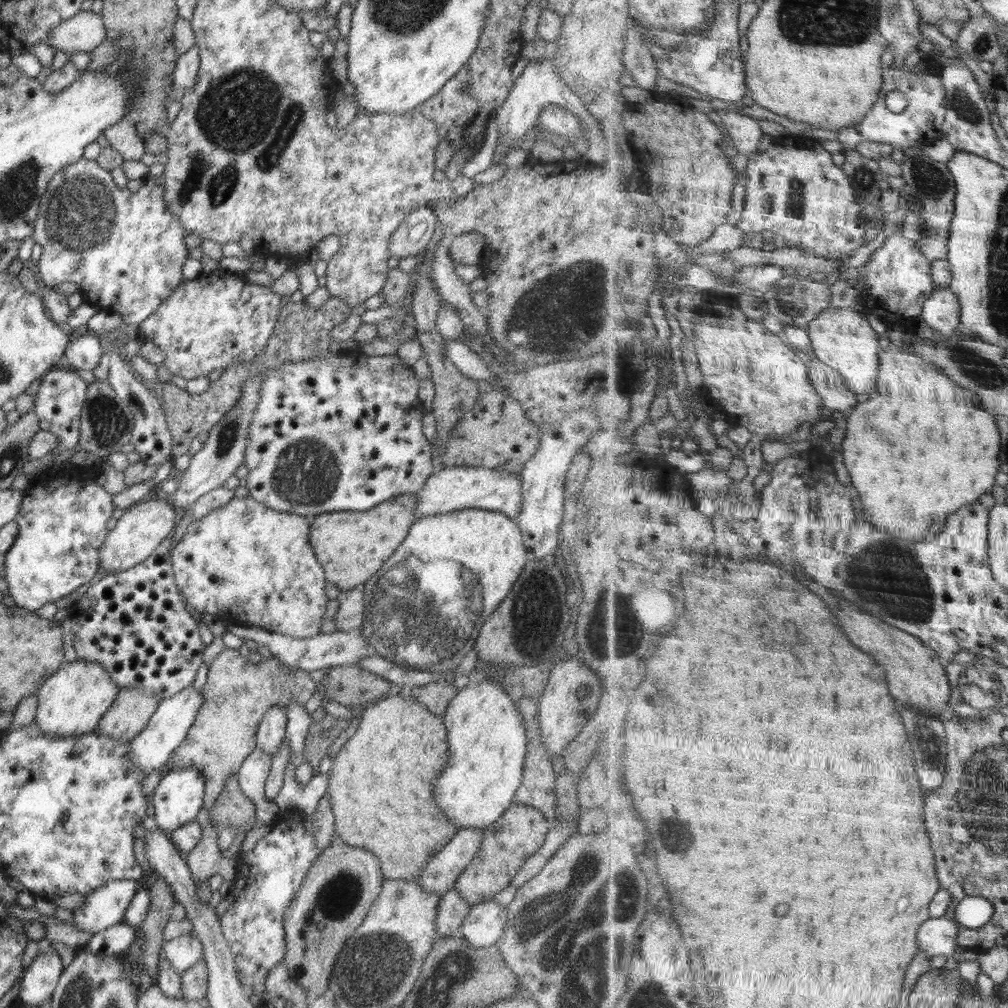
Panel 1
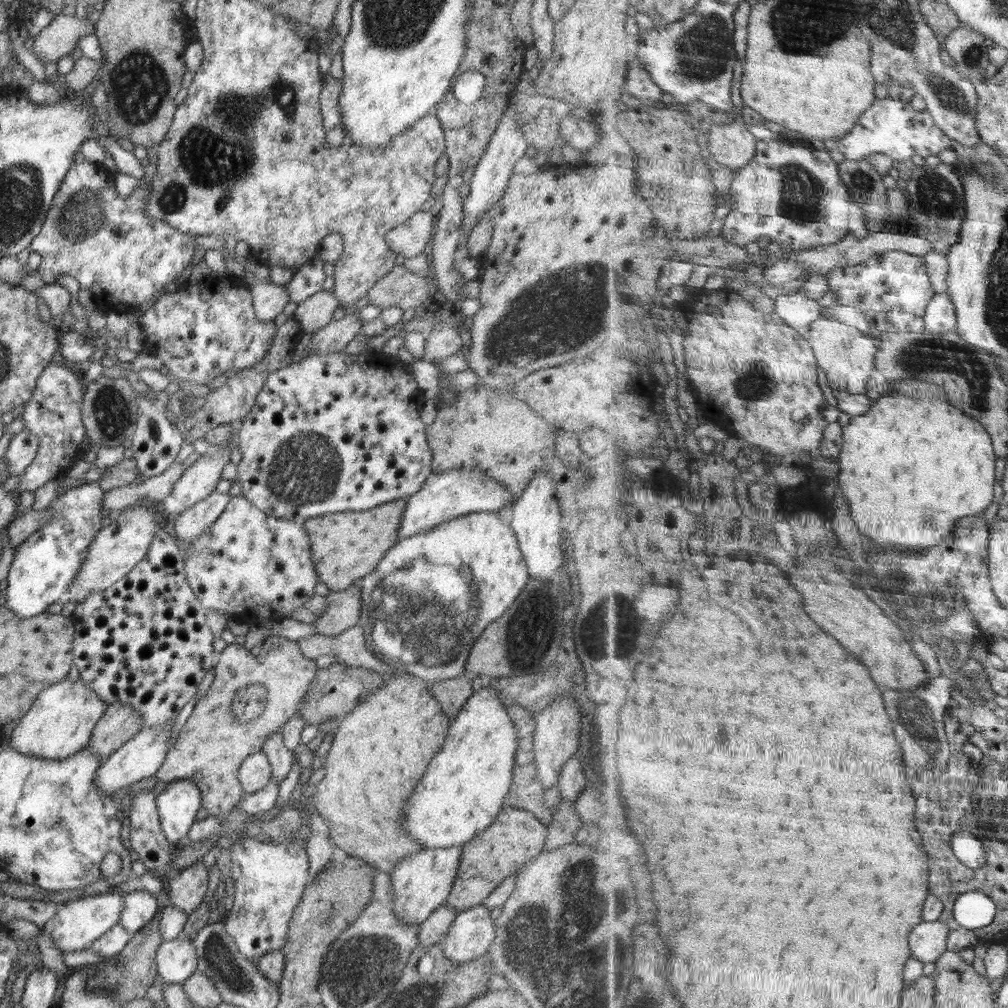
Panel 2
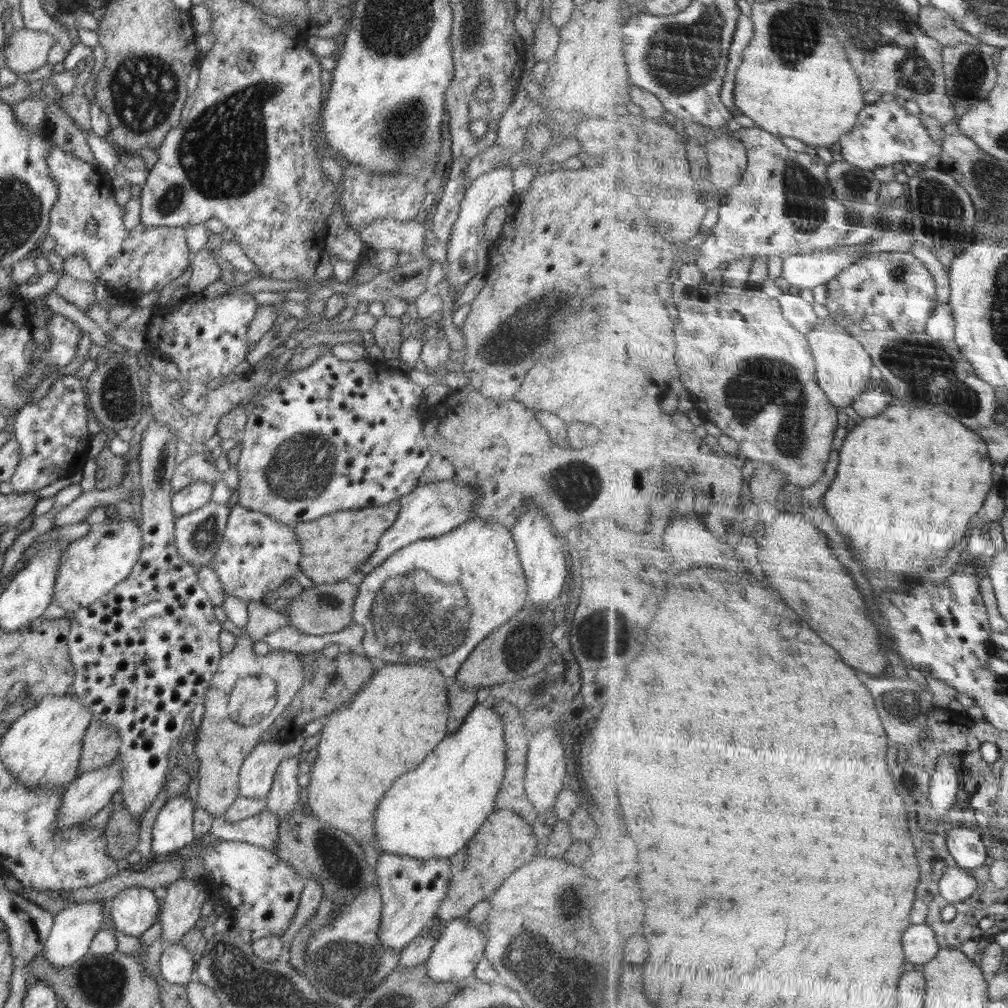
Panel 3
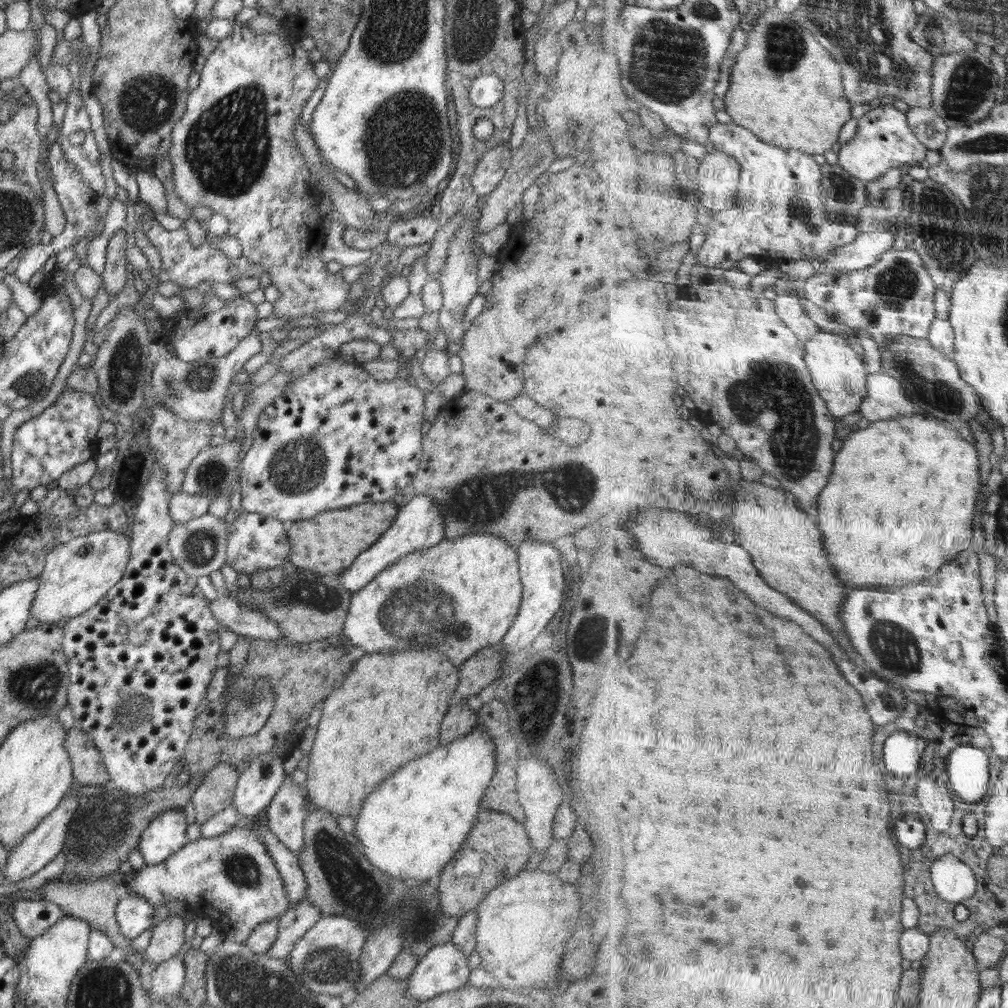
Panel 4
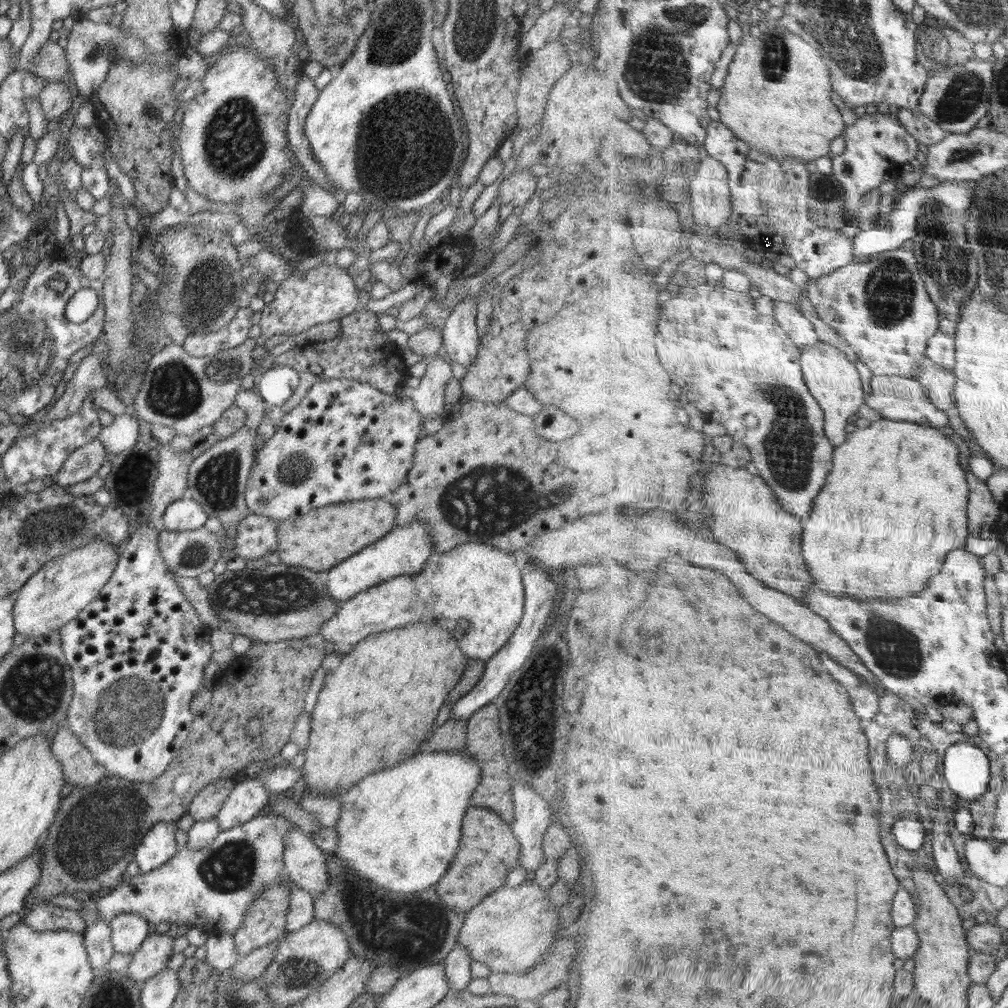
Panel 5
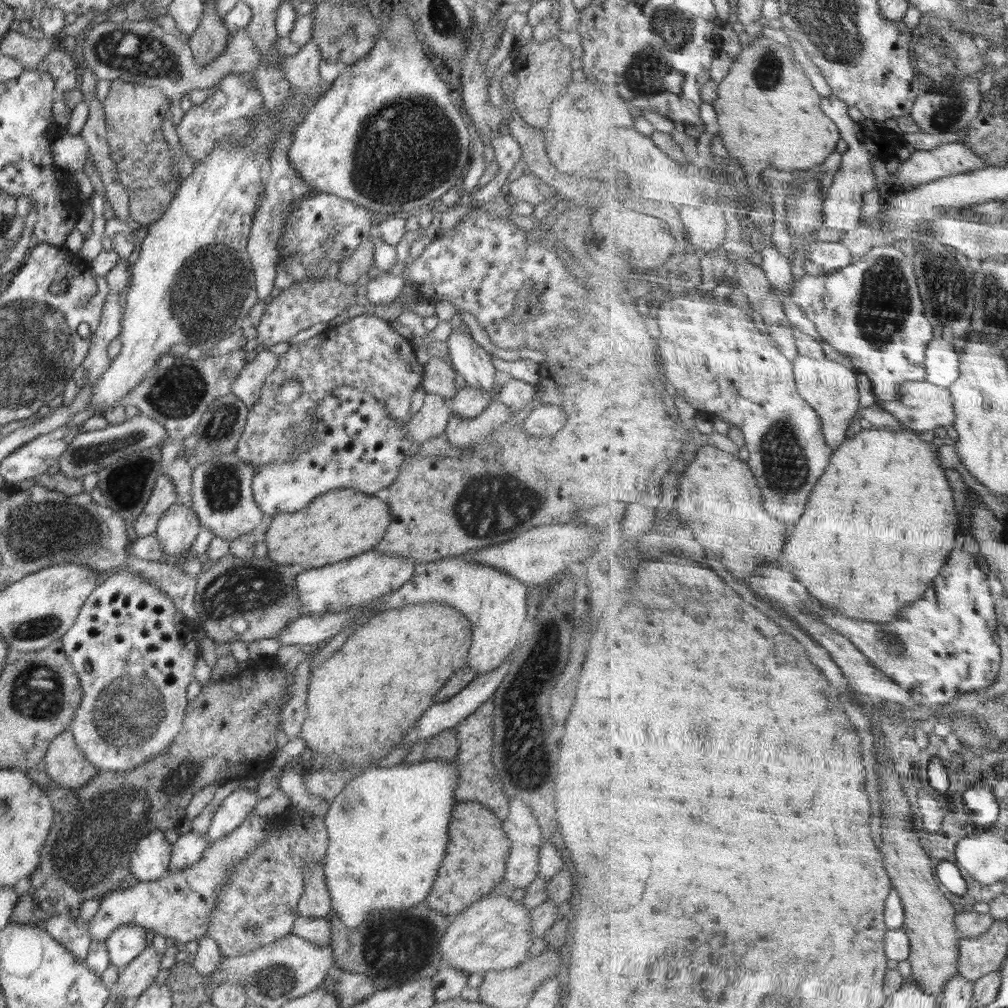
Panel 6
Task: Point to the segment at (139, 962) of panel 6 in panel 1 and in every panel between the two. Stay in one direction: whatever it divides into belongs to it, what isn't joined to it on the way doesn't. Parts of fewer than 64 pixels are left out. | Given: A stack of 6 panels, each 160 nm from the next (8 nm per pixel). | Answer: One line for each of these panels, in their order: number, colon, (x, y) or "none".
1: (205, 860)
2: (188, 888)
3: (180, 910)
4: (167, 936)
5: (154, 953)

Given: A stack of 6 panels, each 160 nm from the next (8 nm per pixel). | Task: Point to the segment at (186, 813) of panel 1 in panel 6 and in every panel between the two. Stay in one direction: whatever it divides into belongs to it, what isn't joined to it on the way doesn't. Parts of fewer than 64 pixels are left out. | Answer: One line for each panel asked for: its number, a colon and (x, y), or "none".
2: (177, 804)
3: (172, 833)
4: (165, 835)
5: (158, 846)
6: (150, 861)

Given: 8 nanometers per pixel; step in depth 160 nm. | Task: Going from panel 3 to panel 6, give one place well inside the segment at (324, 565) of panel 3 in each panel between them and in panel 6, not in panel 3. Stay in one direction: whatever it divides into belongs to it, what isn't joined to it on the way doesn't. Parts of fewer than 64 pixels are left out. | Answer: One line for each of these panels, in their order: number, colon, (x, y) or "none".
4: (327, 544)
5: (319, 540)
6: (342, 523)

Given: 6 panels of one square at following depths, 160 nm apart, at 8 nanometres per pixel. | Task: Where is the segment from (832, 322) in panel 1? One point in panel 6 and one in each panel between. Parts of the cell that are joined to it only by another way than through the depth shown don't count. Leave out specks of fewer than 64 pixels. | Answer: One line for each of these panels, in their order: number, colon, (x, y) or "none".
2: (848, 357)
3: (845, 366)
4: (840, 374)
5: (834, 380)
6: (831, 387)

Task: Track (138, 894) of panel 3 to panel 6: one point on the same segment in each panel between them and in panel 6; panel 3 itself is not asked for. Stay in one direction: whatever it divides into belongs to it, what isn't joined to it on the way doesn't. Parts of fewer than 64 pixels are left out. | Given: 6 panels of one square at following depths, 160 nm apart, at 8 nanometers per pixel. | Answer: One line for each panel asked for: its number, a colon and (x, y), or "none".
4: (134, 914)
5: (128, 931)
6: (124, 944)

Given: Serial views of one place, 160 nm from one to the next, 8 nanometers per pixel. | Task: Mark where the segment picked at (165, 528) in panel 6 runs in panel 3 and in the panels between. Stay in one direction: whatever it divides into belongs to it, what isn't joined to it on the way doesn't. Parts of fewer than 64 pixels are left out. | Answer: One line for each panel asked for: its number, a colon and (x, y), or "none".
3: (196, 495)
4: (183, 507)
5: (184, 514)

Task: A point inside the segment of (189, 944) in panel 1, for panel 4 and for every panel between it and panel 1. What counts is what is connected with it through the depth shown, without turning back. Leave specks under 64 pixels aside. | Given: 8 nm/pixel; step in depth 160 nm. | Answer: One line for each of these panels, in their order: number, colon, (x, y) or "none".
2: (176, 960)
3: (177, 966)
4: (168, 979)

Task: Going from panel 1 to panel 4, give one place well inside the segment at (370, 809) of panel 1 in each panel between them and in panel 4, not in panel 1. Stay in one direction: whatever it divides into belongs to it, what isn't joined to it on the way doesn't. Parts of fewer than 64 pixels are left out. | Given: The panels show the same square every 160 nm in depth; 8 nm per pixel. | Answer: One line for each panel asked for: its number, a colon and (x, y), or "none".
2: (381, 749)
3: (397, 719)
4: (382, 716)

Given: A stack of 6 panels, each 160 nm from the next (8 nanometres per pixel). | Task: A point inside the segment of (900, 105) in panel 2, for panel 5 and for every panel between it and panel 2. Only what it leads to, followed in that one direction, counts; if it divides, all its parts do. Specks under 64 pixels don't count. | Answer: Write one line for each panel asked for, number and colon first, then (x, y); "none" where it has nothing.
3: (886, 133)
4: (885, 139)
5: (875, 142)

